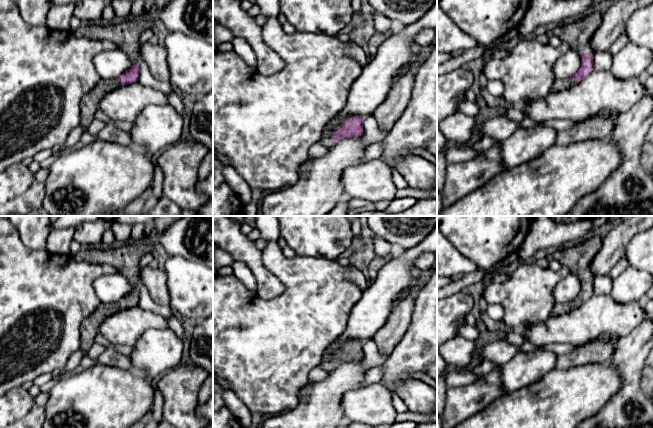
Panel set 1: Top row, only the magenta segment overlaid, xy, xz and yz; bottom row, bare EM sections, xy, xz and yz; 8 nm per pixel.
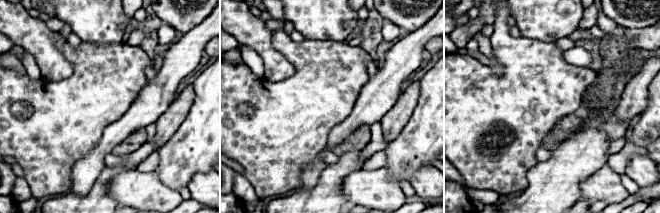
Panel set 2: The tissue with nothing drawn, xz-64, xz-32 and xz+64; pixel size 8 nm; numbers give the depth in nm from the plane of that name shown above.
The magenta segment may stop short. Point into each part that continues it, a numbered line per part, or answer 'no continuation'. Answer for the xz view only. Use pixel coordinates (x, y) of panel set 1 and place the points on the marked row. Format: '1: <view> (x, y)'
1: xz (326, 140)

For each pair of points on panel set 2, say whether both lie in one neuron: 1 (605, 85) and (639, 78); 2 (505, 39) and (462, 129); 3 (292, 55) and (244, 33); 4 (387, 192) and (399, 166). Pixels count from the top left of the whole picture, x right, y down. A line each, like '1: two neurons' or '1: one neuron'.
1: two neurons
2: one neuron
3: two neurons
4: two neurons

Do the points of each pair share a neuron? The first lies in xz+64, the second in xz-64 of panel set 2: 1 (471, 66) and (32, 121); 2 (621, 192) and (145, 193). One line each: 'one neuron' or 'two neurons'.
1: one neuron
2: one neuron

